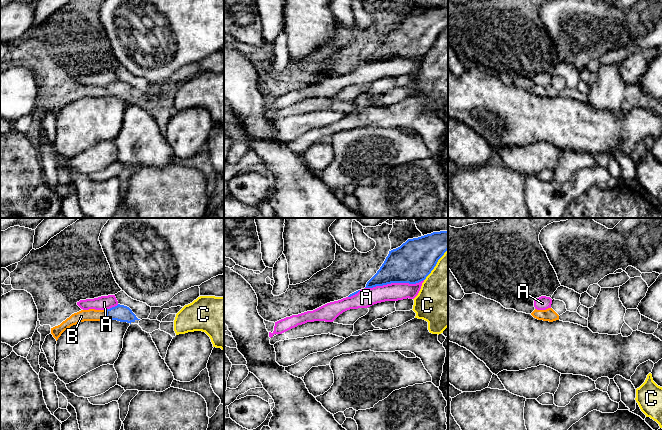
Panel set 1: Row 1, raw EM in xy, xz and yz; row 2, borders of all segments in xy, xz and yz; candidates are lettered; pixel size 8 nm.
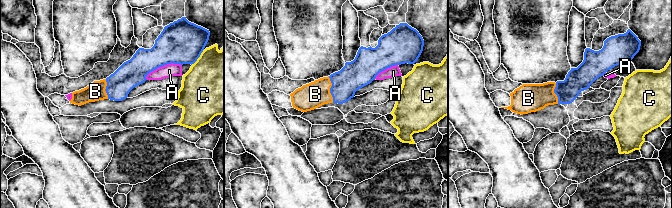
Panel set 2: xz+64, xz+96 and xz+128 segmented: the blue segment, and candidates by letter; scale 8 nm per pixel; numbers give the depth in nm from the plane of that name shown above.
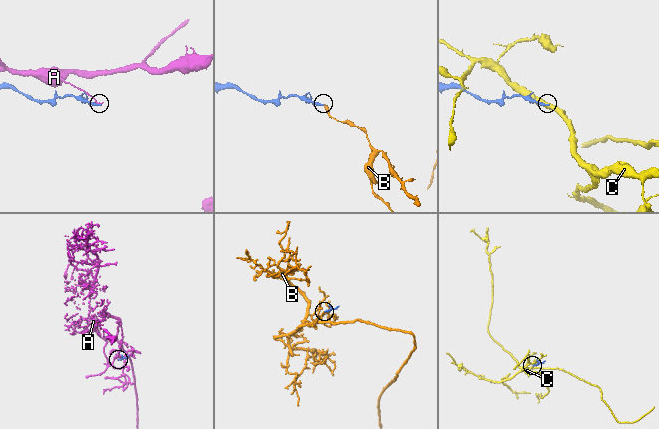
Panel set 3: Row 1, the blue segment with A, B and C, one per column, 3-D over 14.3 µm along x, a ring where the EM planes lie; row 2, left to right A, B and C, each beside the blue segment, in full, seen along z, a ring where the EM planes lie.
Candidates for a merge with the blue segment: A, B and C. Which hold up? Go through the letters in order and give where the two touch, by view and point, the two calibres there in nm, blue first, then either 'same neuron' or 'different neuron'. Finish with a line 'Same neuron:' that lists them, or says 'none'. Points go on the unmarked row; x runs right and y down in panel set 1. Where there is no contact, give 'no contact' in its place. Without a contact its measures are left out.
A: contact xz (394, 58); calibres 320 and 150 nm; different neuron
B: contact xy (106, 91); calibres 130 and 100 nm; same neuron
C: contact xz (435, 41); calibres 320 and 420 nm; different neuron
Same neuron: B

